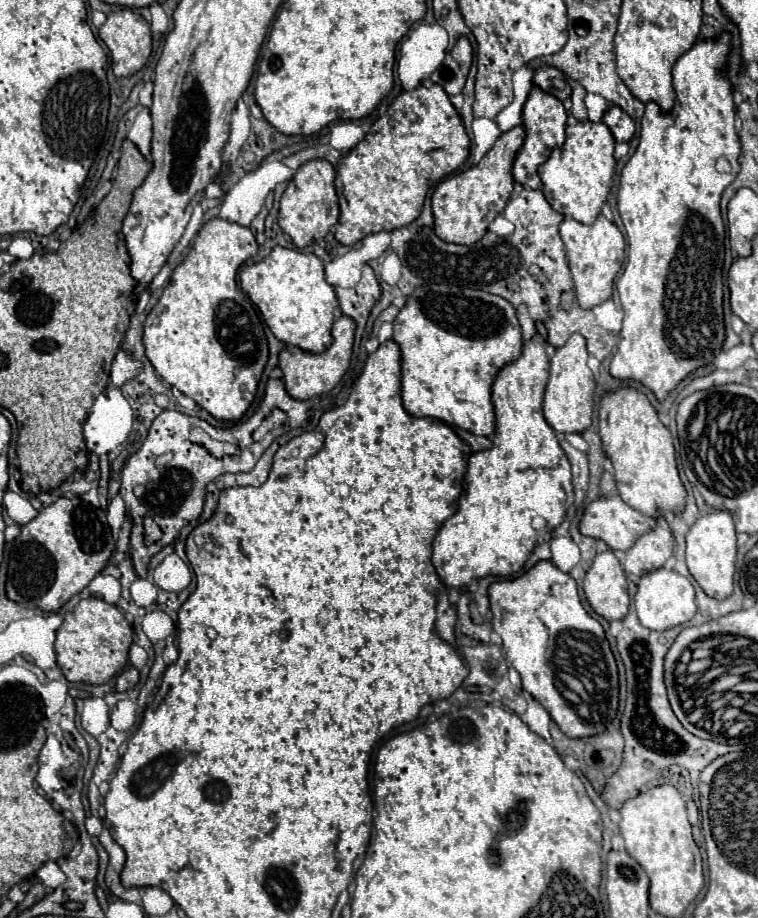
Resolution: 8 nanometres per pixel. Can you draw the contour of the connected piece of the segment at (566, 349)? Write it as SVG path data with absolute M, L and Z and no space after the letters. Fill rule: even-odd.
M572 334L568 342L562 348L558 348L550 360L550 380L544 394L544 418L556 432L584 432L592 424L596 382L586 360L588 350L586 338L582 334Z

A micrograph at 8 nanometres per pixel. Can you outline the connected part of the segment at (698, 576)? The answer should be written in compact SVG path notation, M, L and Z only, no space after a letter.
M714 510L700 516L686 534L686 564L694 580L712 598L728 598L734 588L736 572L736 530L734 518L726 510Z

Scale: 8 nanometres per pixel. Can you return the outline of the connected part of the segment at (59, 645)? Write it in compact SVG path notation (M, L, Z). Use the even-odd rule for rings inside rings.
M96 596L84 598L72 612L64 614L64 622L56 632L56 662L68 682L106 684L128 664L134 630L118 606Z

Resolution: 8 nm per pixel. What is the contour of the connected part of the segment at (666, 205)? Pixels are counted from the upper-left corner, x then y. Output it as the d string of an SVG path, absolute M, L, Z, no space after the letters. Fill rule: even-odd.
M722 34L718 40L698 40L678 58L672 68L676 104L668 114L664 114L654 102L646 104L640 124L640 144L620 174L617 210L622 225L626 226L626 233L622 233L627 245L623 269L614 282L615 292L618 290L618 293L610 298L614 308L622 312L622 328L618 334L620 340L610 362L610 374L618 380L640 382L654 392L658 402L664 402L664 398L694 370L712 364L726 340L722 306L726 230L720 216L720 198L740 170L740 140L734 128L736 106L732 100L730 82L720 72L726 64L728 52L730 34ZM722 156L732 166L732 172L728 174L720 174L716 170L716 160Z

